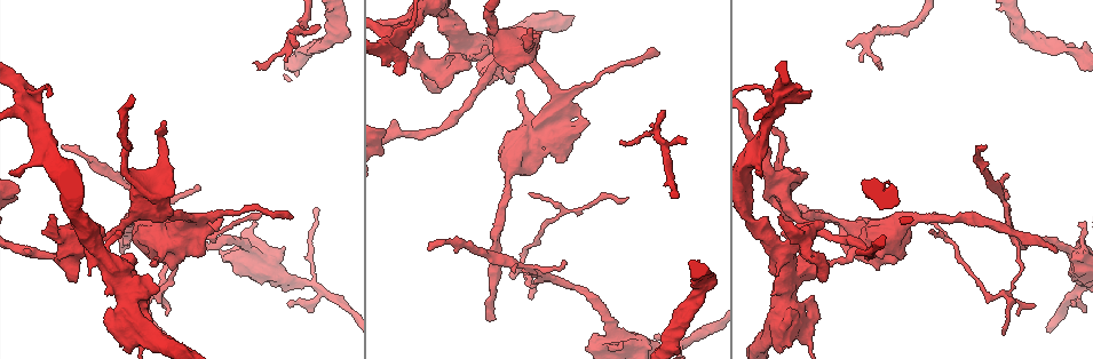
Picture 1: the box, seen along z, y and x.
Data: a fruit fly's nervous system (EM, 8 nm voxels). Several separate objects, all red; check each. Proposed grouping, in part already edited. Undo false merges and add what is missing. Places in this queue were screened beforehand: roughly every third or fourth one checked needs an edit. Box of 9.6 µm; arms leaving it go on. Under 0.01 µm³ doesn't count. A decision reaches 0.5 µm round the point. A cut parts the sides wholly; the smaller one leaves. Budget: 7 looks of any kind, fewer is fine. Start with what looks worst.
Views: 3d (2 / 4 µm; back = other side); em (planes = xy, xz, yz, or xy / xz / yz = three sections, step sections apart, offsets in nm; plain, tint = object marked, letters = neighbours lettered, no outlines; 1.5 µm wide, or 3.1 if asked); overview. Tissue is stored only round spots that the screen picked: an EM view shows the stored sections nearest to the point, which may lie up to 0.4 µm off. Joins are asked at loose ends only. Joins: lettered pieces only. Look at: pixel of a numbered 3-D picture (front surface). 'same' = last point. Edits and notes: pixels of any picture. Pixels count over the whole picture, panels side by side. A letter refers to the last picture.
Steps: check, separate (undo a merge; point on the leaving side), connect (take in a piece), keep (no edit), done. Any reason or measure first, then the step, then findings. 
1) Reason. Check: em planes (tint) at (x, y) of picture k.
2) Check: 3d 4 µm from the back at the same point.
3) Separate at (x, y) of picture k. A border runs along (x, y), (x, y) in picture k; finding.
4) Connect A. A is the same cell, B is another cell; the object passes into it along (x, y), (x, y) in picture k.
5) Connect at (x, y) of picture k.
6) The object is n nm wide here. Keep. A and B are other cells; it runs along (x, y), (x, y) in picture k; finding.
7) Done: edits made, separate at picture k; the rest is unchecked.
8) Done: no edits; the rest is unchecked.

Long arm stops here. Check: em planes (letters) at (122, 252) of picture 1.

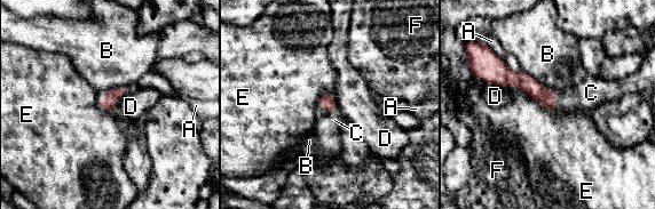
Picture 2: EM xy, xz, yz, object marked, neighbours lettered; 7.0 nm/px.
Connect C. C is the same cell, A, B, D, E and F are other cells; the object passes into it along (546, 97), (555, 99), (588, 95) in picture 2; the neuron continues.

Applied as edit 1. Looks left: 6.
Branch point. Check: em yz step 8 (tint) at (292, 40) of picture 1.

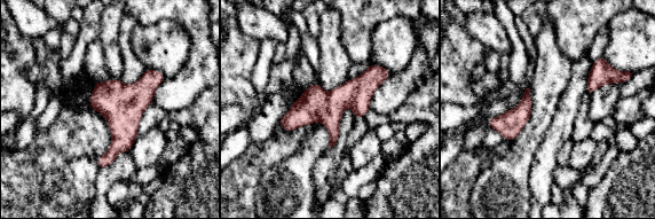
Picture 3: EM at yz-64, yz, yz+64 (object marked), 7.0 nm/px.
Cut it another way. Check: em planes (letters) at the same point.

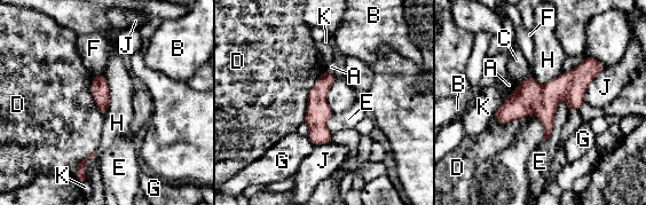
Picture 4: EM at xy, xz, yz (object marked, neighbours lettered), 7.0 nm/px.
The longest contact is with D, 380 nm. Keep. A, B, C, D, E, F, G, H, J and K are other cells; a border runs along (102, 73), (109, 93), (104, 115) in picture 4; all the same neuron.

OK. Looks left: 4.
Done: edits made, connect at picture 2; the rest is unchecked.

